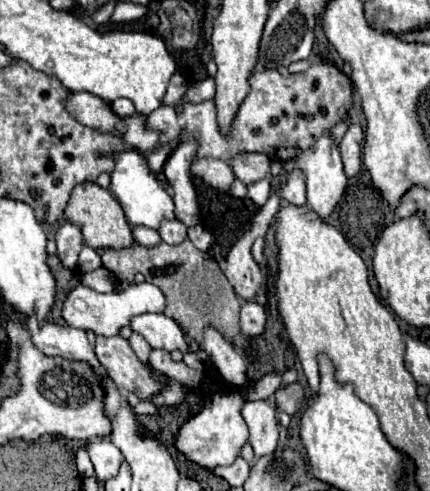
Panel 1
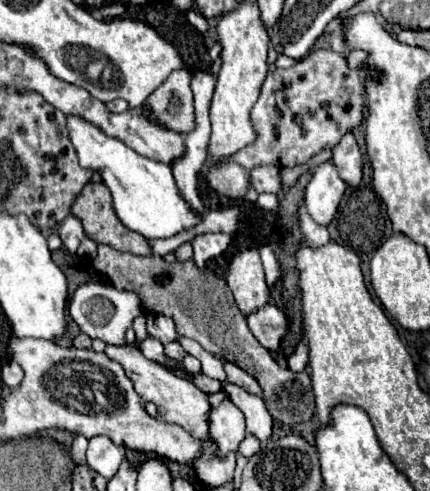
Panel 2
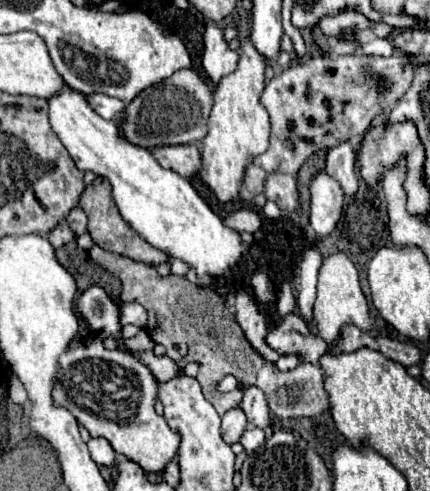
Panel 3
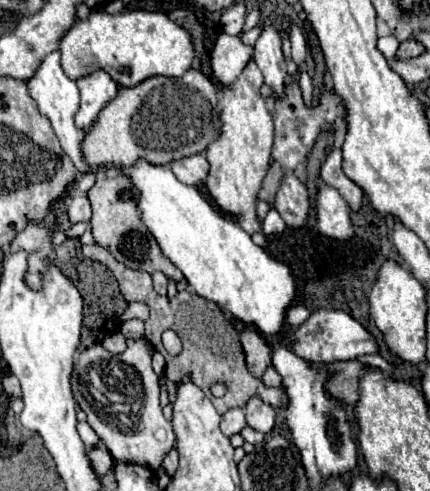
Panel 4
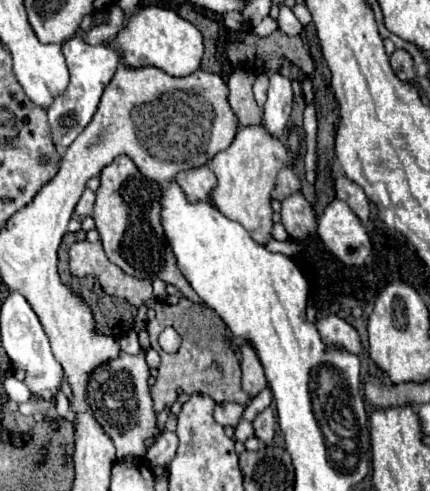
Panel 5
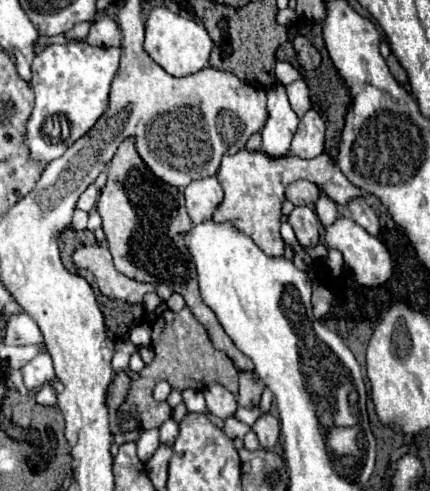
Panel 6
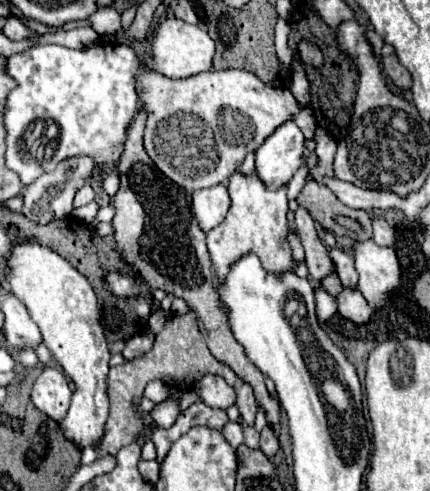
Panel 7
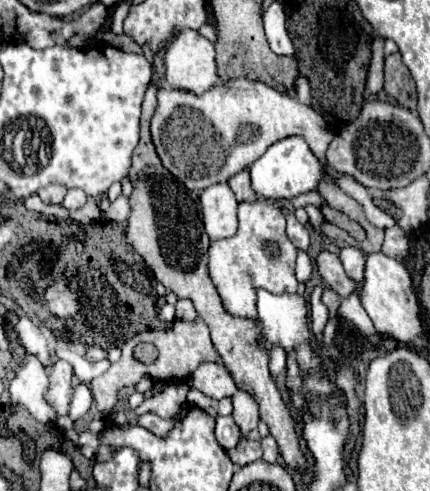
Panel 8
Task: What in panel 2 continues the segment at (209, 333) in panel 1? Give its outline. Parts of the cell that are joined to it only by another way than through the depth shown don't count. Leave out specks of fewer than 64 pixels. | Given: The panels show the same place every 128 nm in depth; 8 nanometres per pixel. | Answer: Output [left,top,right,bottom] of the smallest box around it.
[224,360,262,396]

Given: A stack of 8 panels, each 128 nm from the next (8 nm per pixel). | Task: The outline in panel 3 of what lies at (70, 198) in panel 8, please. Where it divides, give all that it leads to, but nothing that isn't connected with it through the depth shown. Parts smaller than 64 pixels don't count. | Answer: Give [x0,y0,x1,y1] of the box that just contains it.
[66,206,88,238]

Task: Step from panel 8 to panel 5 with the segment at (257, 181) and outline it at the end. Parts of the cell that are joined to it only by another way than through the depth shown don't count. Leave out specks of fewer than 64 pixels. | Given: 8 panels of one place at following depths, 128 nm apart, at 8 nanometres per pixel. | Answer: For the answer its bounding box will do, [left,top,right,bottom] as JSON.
[262,72,292,136]

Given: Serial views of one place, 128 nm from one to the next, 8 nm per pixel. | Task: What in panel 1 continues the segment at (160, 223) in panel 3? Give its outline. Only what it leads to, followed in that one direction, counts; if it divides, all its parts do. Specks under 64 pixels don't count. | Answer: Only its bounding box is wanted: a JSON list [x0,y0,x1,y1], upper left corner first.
[110,152,174,228]

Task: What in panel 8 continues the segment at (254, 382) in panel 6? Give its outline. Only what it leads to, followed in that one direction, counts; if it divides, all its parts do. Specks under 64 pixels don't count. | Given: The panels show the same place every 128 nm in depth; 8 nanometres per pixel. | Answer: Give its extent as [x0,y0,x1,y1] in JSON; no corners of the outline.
[232,390,258,436]

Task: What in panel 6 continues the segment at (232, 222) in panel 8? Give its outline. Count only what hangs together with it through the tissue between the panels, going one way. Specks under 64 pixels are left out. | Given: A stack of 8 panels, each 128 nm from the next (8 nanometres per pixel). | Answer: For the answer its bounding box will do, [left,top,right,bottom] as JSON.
[184,176,222,224]

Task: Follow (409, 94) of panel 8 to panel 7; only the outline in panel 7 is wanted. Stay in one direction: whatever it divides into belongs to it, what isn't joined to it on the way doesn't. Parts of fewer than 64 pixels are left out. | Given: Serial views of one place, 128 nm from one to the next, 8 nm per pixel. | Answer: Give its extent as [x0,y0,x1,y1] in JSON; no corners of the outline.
[382,54,412,90]

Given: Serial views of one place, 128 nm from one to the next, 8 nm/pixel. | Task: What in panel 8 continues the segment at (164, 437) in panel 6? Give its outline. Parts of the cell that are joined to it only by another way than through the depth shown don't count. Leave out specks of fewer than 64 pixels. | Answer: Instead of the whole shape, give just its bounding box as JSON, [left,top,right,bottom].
[134,382,188,420]

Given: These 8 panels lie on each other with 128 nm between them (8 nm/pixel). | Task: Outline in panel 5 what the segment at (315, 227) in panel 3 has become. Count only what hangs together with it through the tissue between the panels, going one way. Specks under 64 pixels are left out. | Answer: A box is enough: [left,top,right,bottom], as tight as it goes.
[318,198,372,266]

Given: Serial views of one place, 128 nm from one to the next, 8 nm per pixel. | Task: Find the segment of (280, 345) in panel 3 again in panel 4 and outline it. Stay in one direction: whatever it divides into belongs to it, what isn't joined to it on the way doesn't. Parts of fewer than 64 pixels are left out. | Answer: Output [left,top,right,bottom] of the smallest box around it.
[288,310,380,364]

